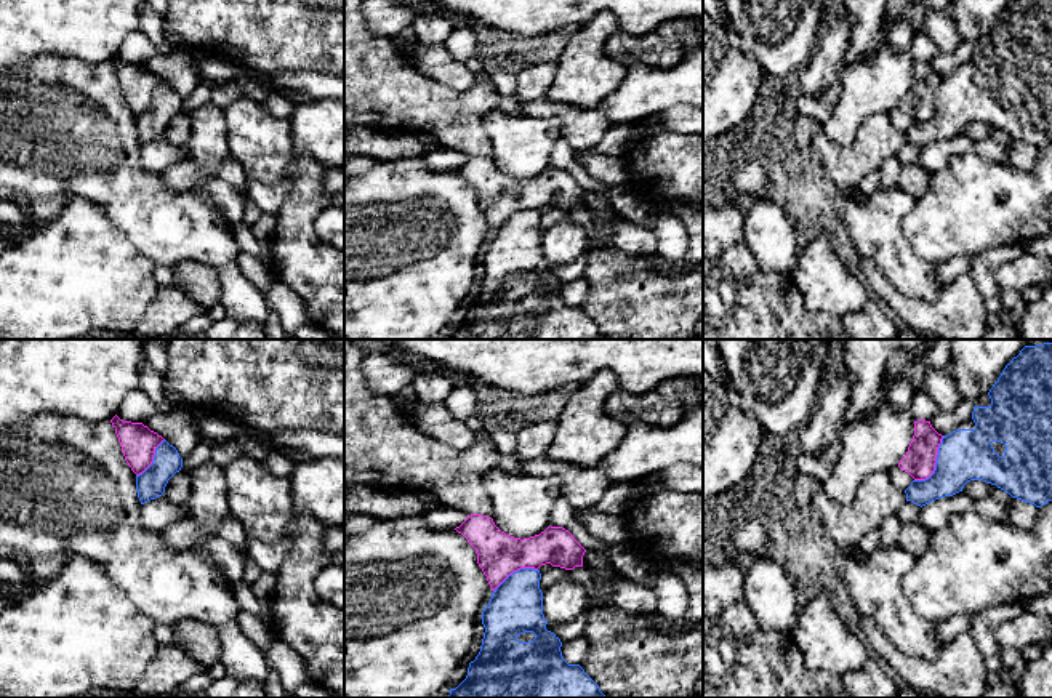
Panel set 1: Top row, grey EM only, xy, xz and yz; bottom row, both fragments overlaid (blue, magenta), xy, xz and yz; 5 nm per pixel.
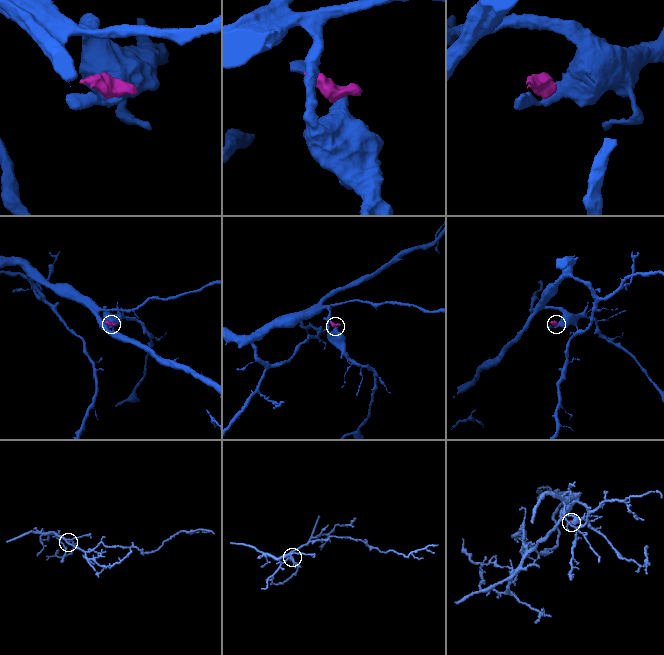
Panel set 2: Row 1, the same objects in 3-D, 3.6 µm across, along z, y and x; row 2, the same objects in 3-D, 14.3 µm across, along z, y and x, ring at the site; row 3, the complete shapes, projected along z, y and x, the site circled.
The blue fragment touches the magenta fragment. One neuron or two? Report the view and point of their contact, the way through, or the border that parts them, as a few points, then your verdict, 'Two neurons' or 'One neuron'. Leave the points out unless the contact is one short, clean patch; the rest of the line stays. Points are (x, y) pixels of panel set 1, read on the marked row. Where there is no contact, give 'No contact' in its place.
Touches blue at yz (935, 463). Boundary: yz (943, 436), (939, 445), (935, 469), (927, 477), (915, 481). Two neurons

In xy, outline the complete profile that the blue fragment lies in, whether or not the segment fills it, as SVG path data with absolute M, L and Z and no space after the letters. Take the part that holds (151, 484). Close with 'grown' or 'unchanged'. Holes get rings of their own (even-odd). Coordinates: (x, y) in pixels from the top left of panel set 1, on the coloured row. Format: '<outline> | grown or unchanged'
M163 440L154 455L152 464L136 475L136 491L141 504L155 499L165 493L168 480L183 467L183 458L178 450Z | unchanged

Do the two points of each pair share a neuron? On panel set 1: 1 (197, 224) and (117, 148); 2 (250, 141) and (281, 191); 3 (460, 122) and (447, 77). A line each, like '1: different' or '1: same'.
1: same
2: different
3: different

